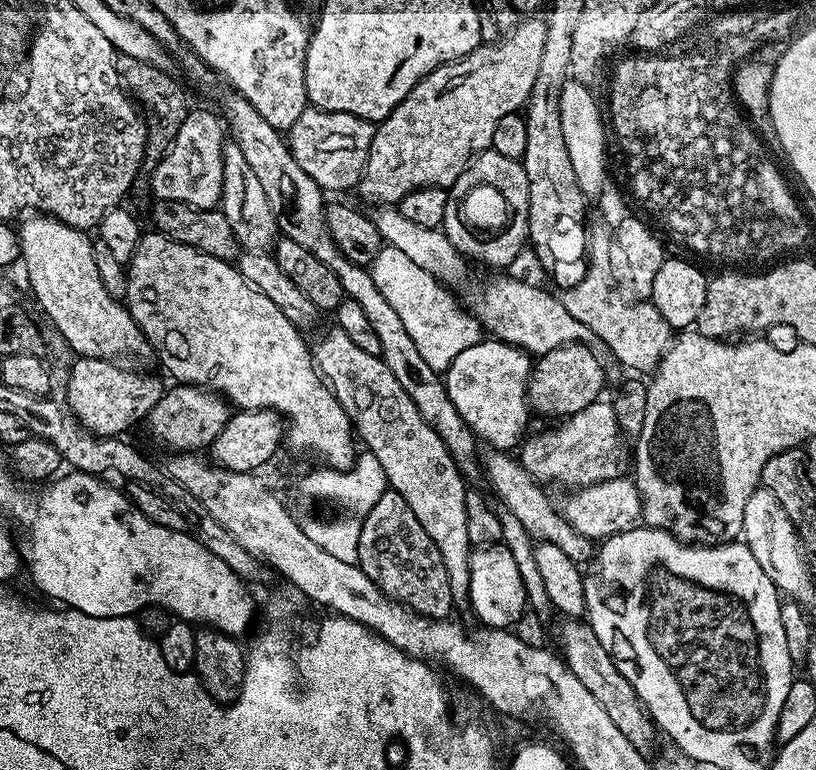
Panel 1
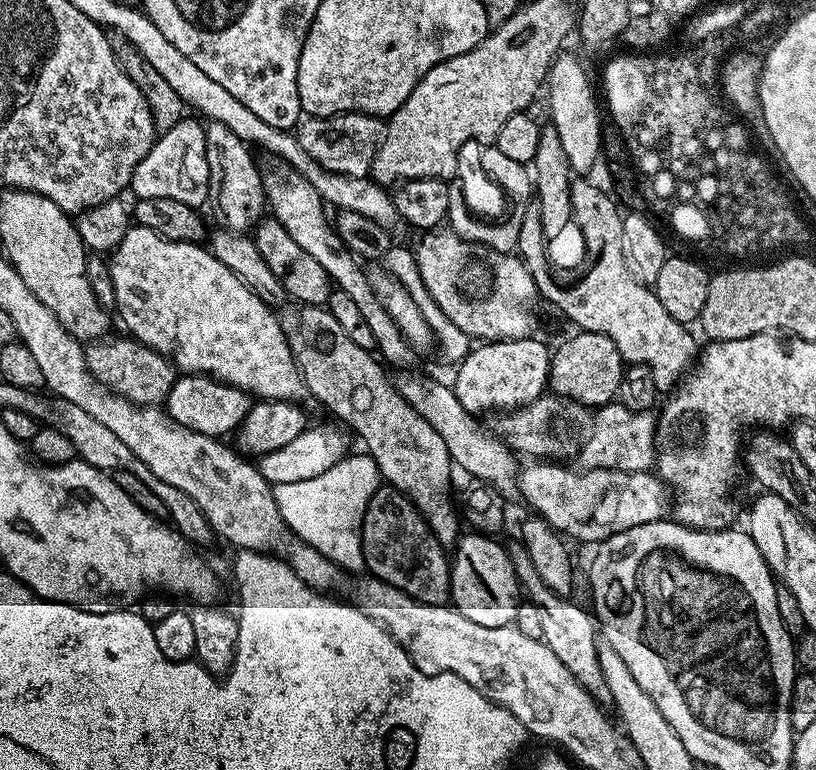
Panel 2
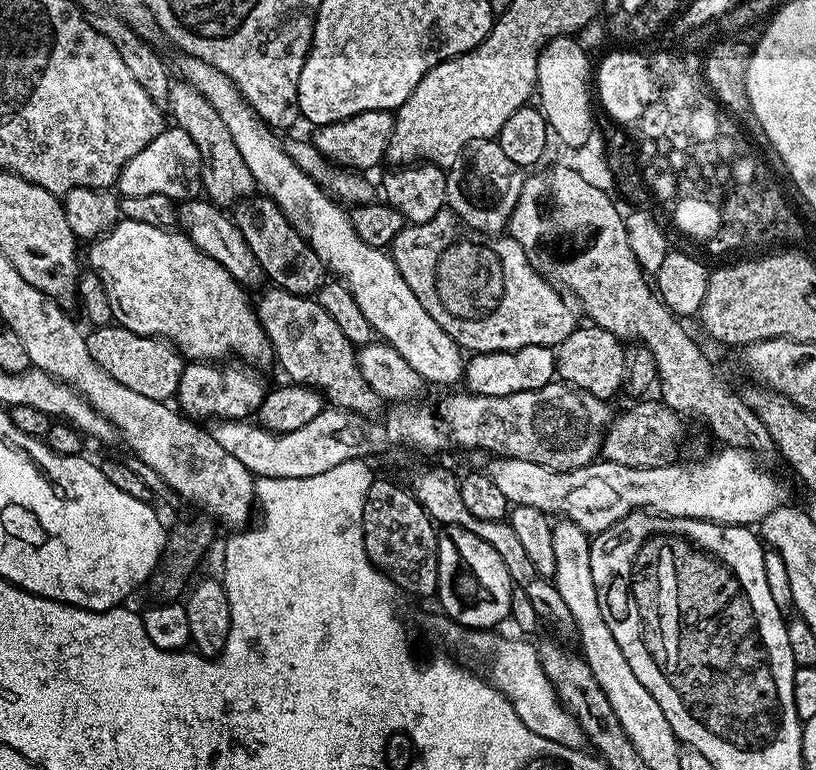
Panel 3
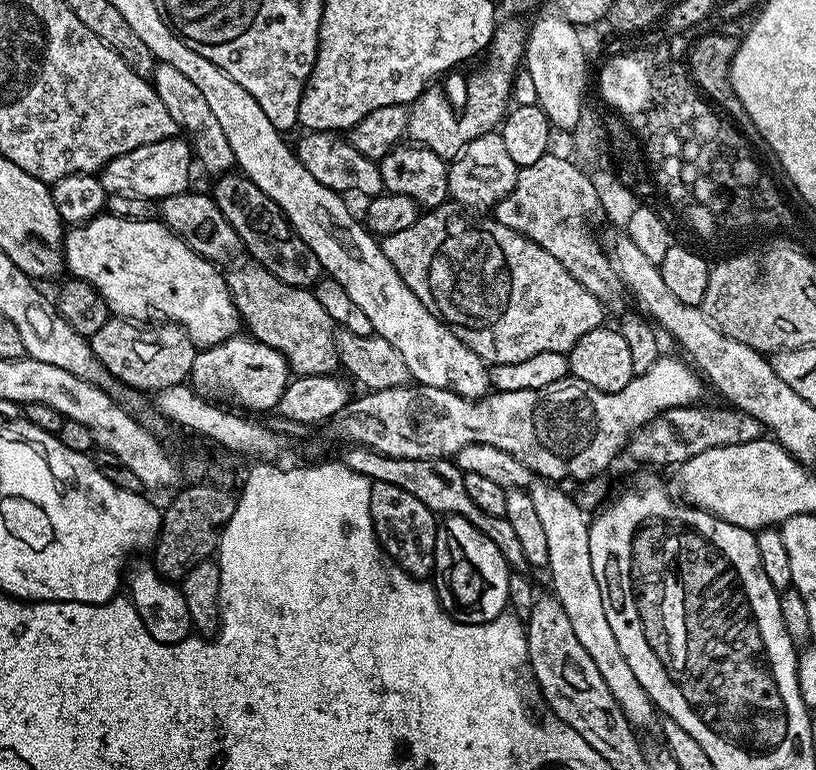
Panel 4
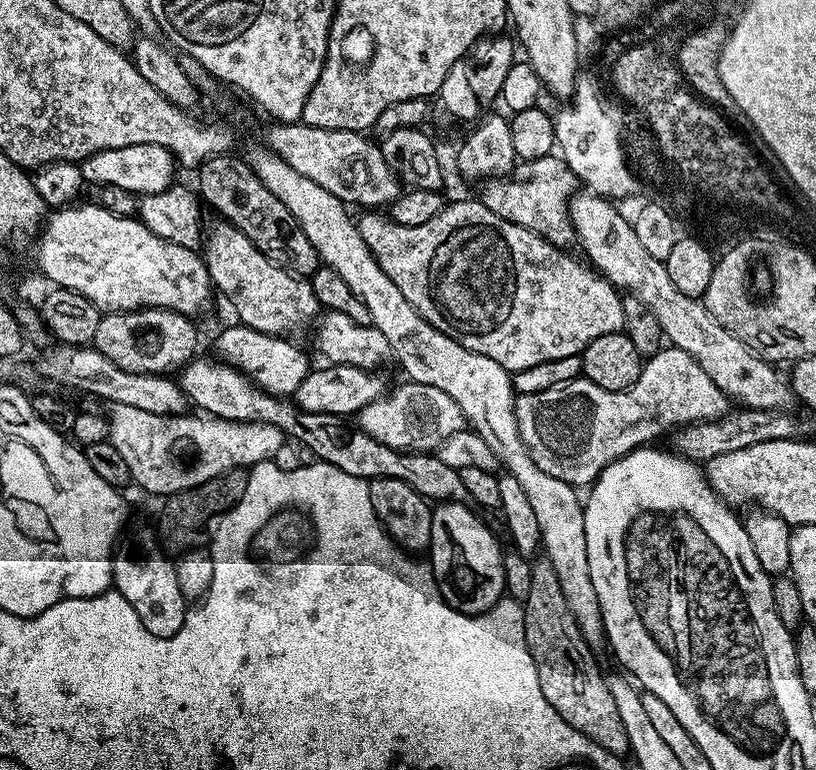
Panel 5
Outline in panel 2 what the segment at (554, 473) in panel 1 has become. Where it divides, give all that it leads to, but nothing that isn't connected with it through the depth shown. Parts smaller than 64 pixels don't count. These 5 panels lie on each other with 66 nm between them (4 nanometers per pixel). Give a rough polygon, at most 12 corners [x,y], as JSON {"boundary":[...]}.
{"boundary":[[613,402],[595,411],[582,470],[649,471],[656,416]]}

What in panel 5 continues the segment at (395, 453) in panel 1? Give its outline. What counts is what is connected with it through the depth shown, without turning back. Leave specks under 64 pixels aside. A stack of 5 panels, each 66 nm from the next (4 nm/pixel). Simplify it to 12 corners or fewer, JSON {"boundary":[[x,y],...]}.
{"boundary":[[233,224],[207,233],[213,289],[235,319],[282,337],[322,312],[311,283]]}

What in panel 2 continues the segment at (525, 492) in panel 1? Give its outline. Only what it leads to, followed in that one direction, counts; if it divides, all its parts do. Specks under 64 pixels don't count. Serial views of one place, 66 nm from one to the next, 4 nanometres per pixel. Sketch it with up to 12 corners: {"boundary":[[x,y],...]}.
{"boundary":[[408,370],[394,385],[445,439],[453,465],[505,498],[517,453],[455,391]]}

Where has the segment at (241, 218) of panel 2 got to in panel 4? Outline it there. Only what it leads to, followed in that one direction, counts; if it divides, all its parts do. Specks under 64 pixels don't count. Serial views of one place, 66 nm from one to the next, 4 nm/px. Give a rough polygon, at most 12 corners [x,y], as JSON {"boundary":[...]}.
{"boundary":[[157,63],[150,83],[177,129],[212,176],[235,167],[204,95]]}

